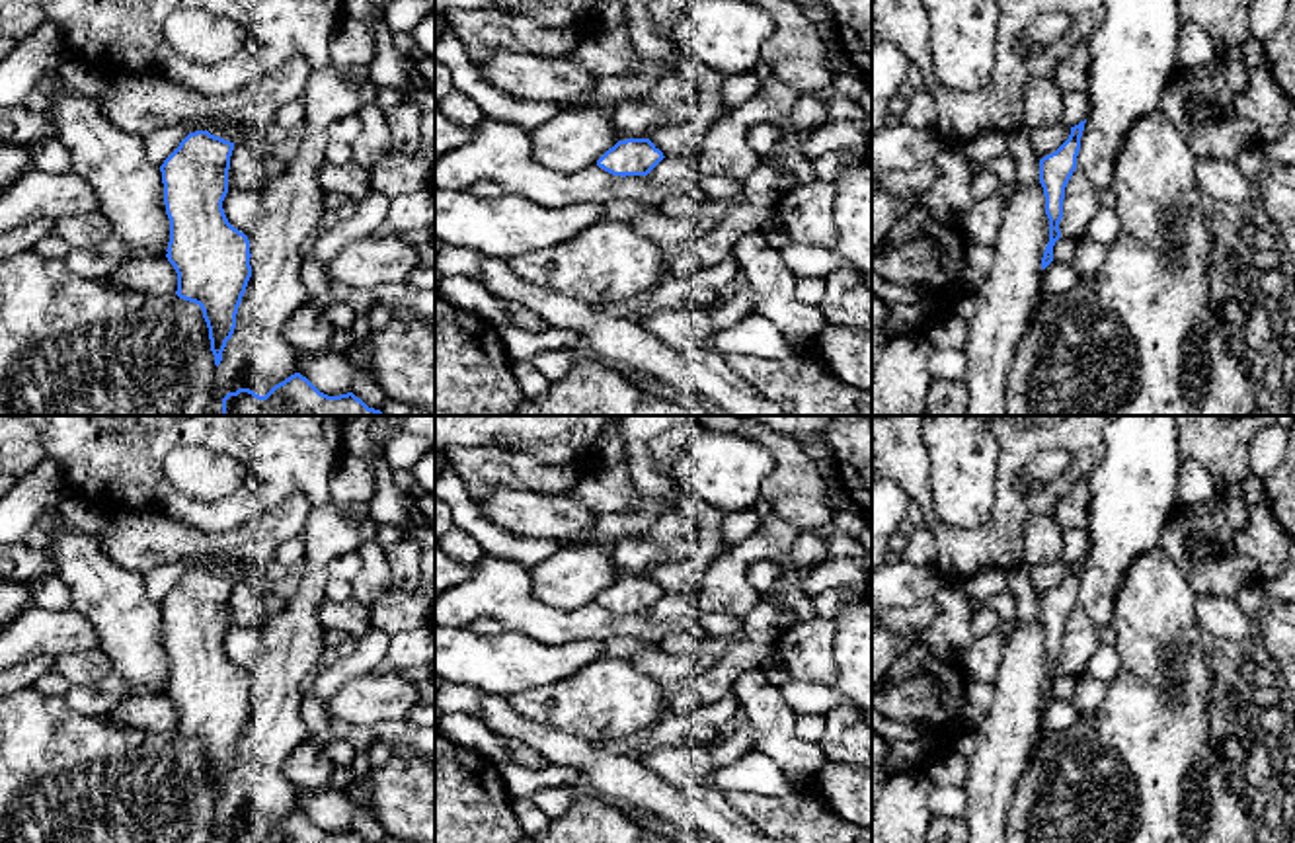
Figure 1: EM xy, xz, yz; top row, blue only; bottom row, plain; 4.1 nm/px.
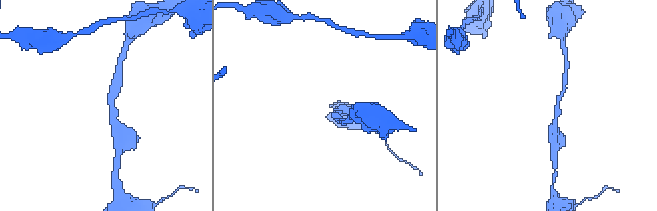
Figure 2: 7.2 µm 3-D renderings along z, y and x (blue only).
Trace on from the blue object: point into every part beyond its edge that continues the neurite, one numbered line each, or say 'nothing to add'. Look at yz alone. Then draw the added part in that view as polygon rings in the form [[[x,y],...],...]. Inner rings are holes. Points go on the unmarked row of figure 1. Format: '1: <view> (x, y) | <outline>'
nothing to add

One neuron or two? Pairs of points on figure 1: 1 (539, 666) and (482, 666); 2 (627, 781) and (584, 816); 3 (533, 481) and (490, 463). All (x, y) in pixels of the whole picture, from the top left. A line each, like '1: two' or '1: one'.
1: one
2: two
3: one

